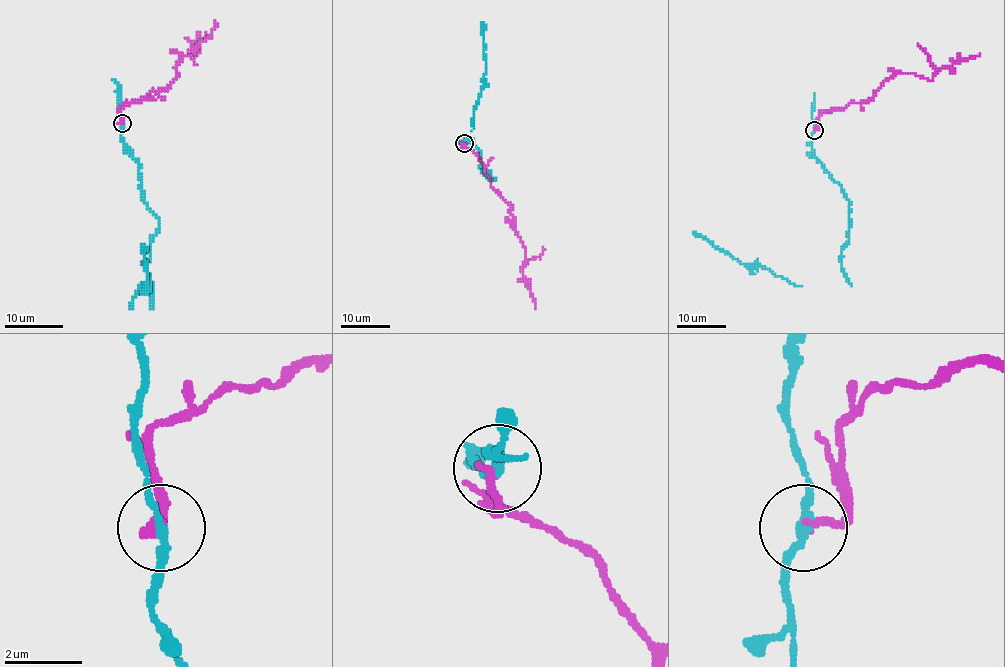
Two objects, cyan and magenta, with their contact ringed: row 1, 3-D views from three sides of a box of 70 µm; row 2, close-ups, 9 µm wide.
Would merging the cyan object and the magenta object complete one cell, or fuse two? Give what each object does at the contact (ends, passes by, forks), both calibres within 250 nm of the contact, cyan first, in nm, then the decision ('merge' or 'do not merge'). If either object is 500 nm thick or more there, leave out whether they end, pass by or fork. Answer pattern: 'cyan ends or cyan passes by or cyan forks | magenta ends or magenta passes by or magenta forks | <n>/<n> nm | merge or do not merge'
cyan passes by | magenta ends | 200/280 nm | do not merge

